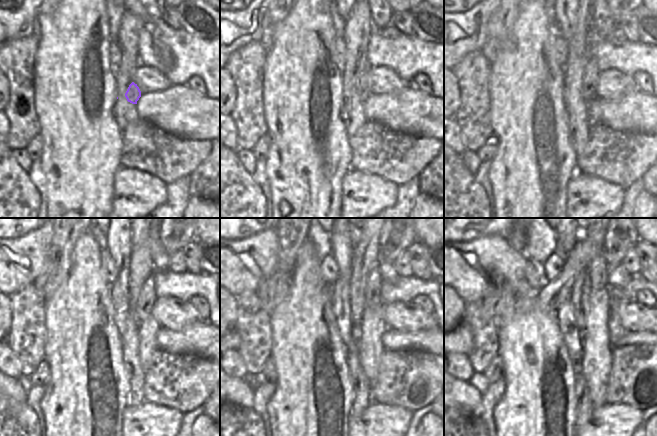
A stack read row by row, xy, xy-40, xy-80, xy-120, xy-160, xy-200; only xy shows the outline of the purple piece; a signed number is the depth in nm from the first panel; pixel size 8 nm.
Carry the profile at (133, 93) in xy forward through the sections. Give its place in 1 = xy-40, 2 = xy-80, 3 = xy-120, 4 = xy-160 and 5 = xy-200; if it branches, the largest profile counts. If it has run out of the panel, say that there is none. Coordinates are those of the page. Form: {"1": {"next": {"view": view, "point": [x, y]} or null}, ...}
{"1": {"next": {"view": "xy-40", "point": [363, 86]}}, "2": {"next": {"view": "xy-80", "point": [592, 71]}}, "3": {"next": {"view": "xy-120", "point": [147, 297]}}, "4": {"next": {"view": "xy-160", "point": [373, 288]}}, "5": {"next": {"view": "xy-200", "point": [599, 269]}}}

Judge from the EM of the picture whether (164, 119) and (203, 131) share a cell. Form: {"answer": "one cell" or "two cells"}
{"answer": "one cell"}

